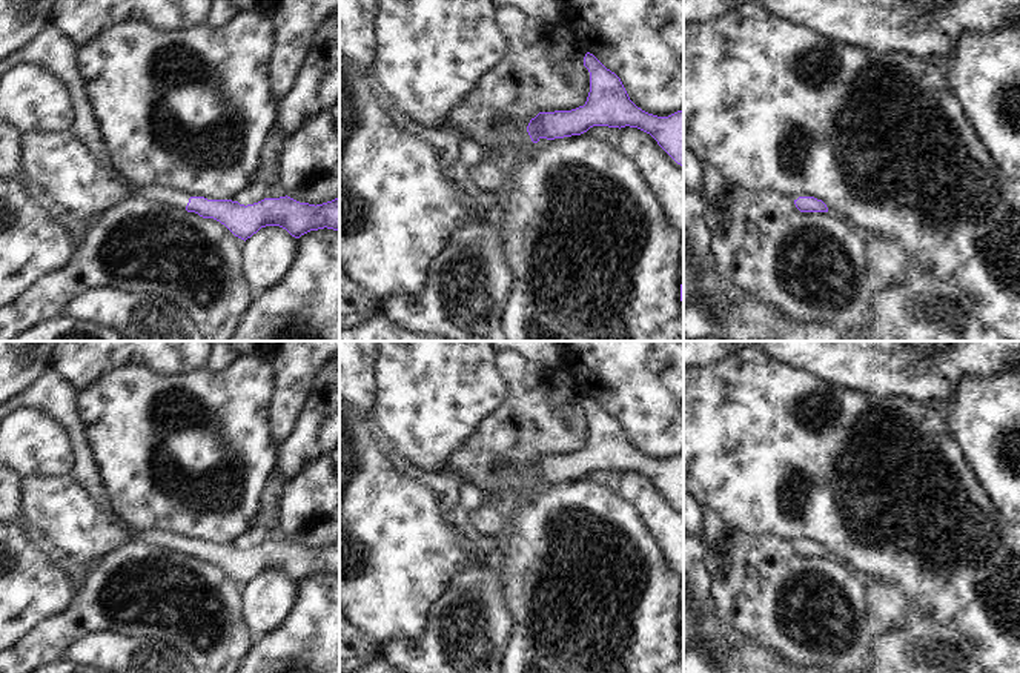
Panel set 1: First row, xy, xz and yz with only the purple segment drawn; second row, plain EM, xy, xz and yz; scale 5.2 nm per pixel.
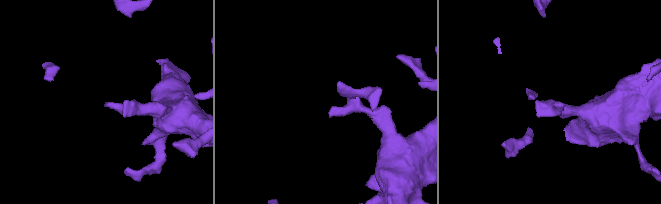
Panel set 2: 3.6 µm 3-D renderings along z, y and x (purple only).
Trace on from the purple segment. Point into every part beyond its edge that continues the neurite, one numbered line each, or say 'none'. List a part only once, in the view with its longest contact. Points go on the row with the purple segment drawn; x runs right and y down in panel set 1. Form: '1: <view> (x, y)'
1: xy (166, 197)

